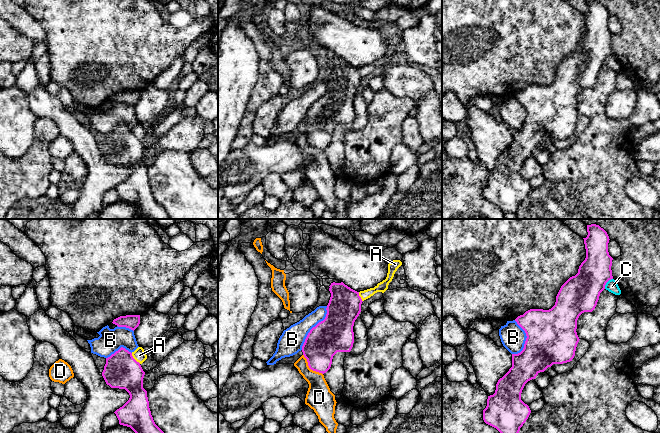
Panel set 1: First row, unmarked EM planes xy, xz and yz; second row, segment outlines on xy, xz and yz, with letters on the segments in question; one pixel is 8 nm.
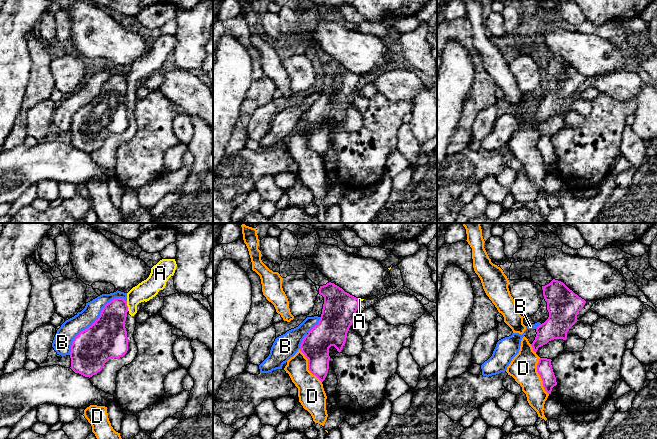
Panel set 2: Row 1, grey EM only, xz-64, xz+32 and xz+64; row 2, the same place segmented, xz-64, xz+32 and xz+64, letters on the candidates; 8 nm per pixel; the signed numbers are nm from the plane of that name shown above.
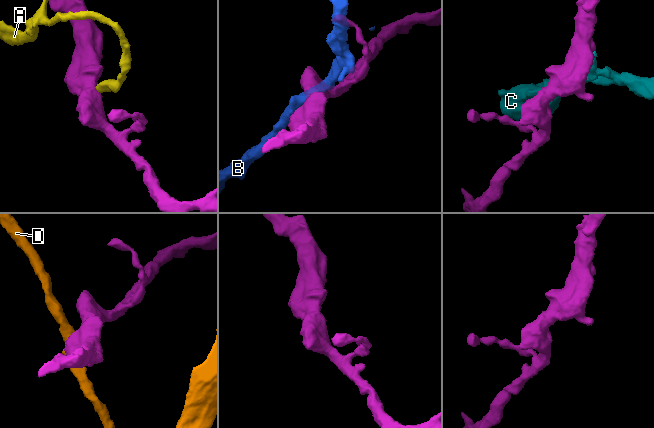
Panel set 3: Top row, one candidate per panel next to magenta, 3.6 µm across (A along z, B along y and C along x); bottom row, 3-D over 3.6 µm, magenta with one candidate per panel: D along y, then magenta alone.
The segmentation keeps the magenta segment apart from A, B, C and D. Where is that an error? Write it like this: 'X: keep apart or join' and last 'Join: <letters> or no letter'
A: keep apart
B: keep apart
C: keep apart
D: keep apart
Join: no letter

